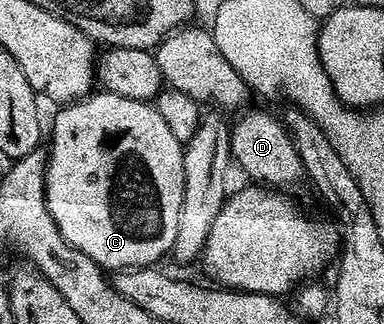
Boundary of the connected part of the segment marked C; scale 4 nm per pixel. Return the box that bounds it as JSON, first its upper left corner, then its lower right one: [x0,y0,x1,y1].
[46,91,184,270]

